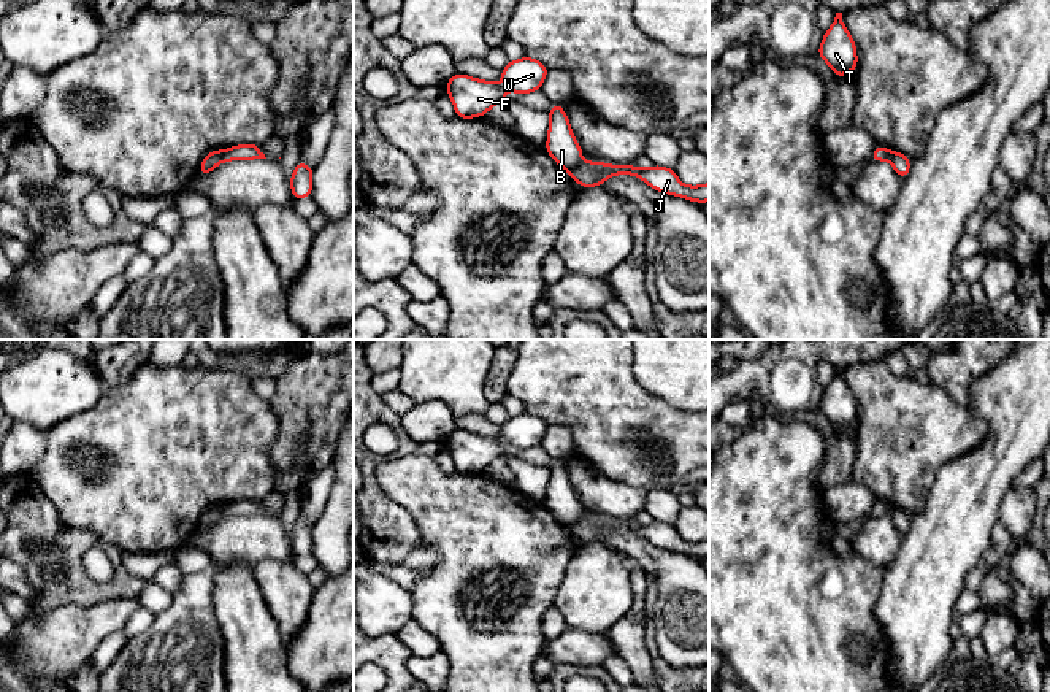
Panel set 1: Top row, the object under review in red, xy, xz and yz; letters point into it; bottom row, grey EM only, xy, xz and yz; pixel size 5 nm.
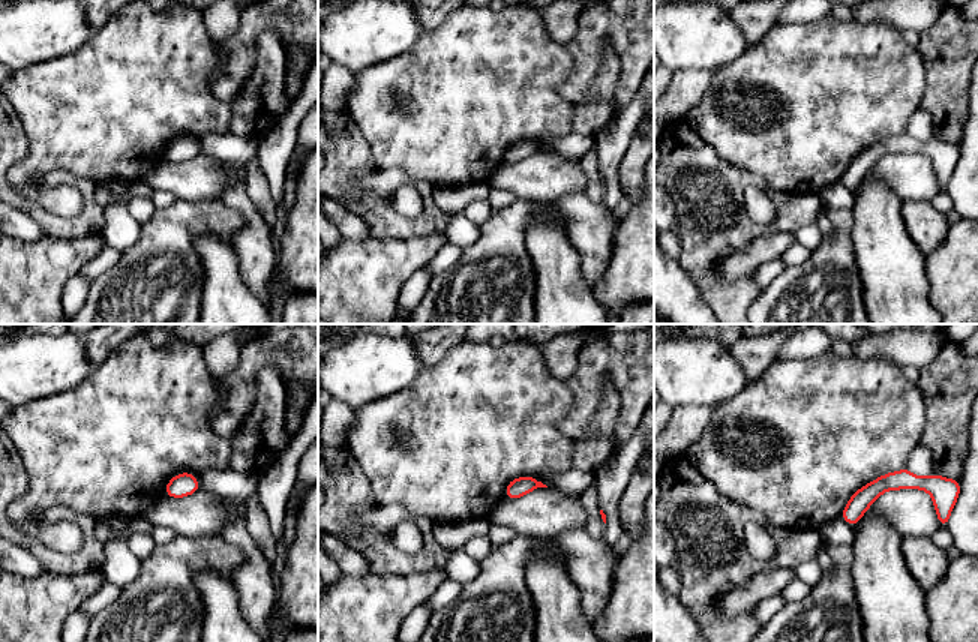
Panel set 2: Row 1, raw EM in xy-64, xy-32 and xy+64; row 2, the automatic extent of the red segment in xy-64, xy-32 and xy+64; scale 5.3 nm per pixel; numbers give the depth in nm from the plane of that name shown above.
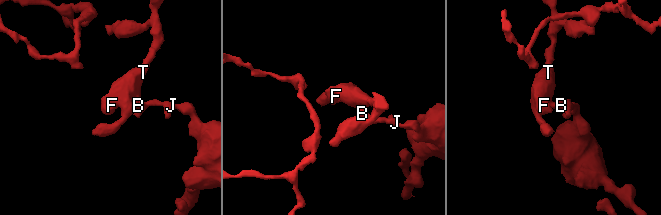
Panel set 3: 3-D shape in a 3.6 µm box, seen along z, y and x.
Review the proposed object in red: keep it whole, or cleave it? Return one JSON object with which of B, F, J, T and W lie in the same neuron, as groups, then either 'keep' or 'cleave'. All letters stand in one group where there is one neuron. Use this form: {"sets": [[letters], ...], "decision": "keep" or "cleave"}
{"sets": [["B", "F", "T", "W"], ["J"]], "decision": "cleave"}

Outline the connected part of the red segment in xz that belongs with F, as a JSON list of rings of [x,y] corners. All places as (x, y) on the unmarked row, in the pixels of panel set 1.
[[[525,411],[519,416],[511,416],[501,425],[501,441],[457,427],[447,436],[446,448],[454,457],[457,473],[482,473],[496,459],[509,456],[501,444],[503,441],[515,449],[539,446],[547,432],[547,425],[542,417]]]

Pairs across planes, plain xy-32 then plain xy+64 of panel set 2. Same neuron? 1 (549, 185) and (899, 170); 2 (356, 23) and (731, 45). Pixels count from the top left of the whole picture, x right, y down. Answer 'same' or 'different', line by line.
1: same
2: same

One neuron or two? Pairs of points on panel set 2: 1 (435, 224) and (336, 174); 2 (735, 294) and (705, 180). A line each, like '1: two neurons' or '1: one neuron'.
1: one neuron
2: one neuron

